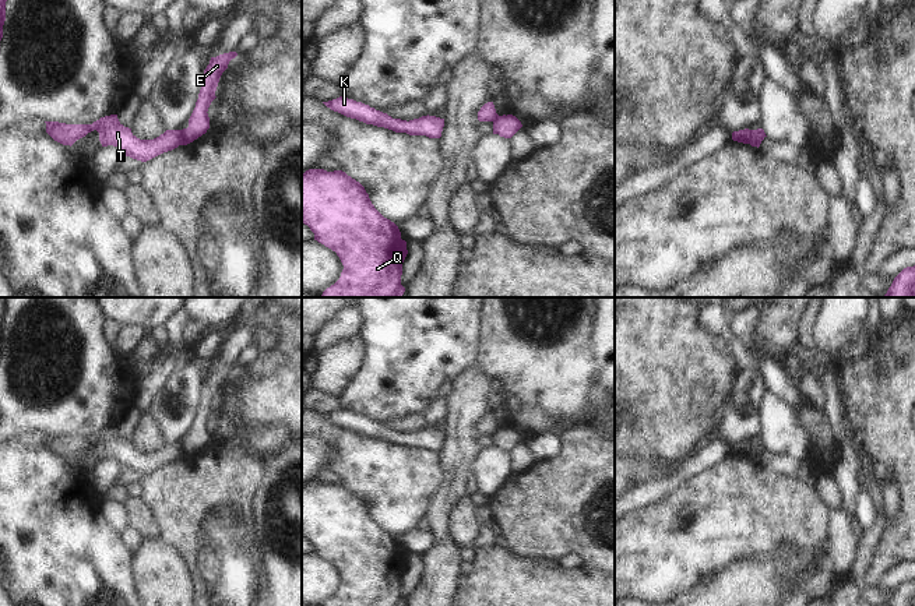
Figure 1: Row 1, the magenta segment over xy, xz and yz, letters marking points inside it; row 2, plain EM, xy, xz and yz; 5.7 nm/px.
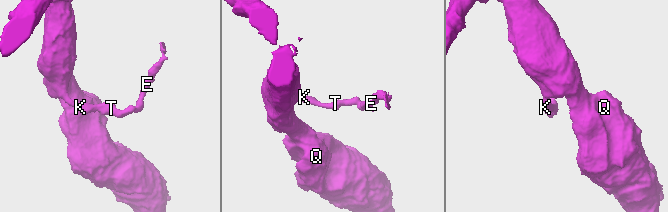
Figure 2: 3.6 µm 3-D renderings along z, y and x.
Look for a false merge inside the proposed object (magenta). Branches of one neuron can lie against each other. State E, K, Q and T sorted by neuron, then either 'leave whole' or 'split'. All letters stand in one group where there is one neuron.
groups E / K Q T; split

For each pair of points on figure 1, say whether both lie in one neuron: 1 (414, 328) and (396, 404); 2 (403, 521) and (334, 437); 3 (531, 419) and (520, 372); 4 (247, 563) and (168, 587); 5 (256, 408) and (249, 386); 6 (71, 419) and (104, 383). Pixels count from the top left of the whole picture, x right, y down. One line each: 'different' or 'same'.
1: same
2: same
3: different
4: different
5: same
6: same

